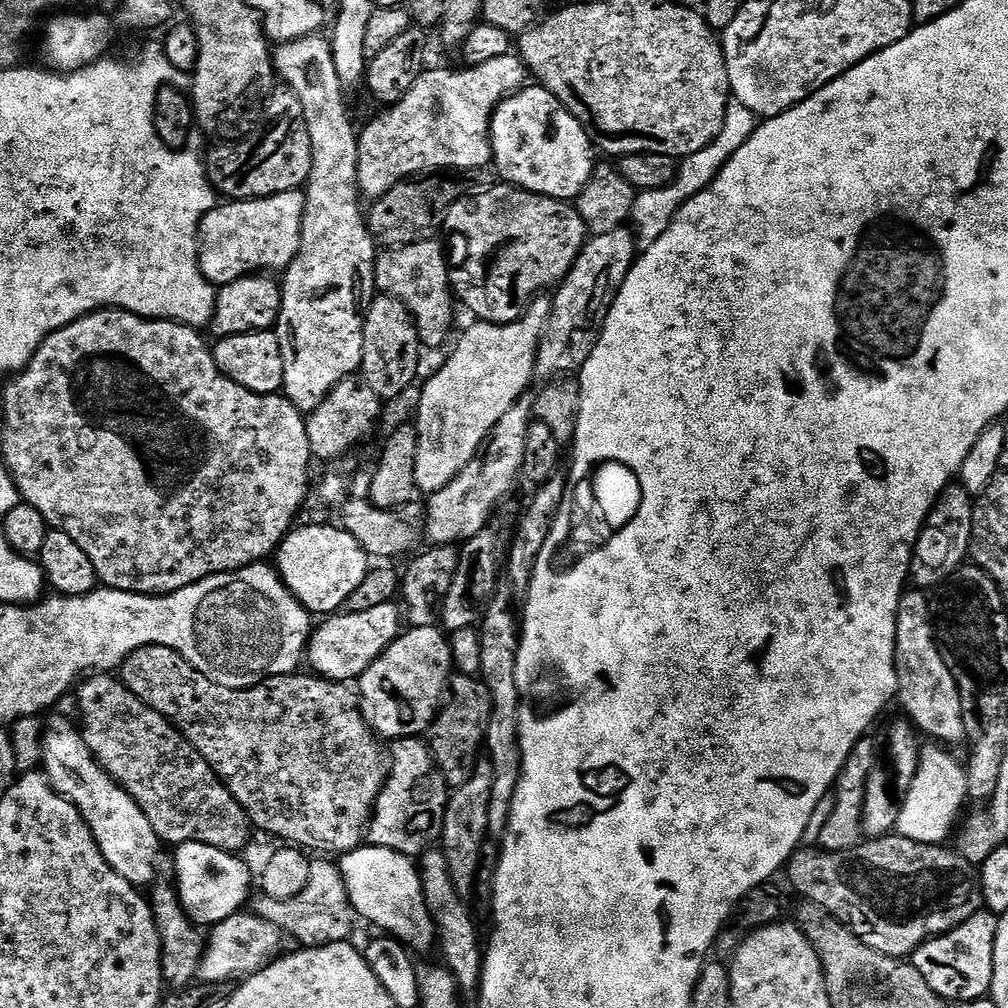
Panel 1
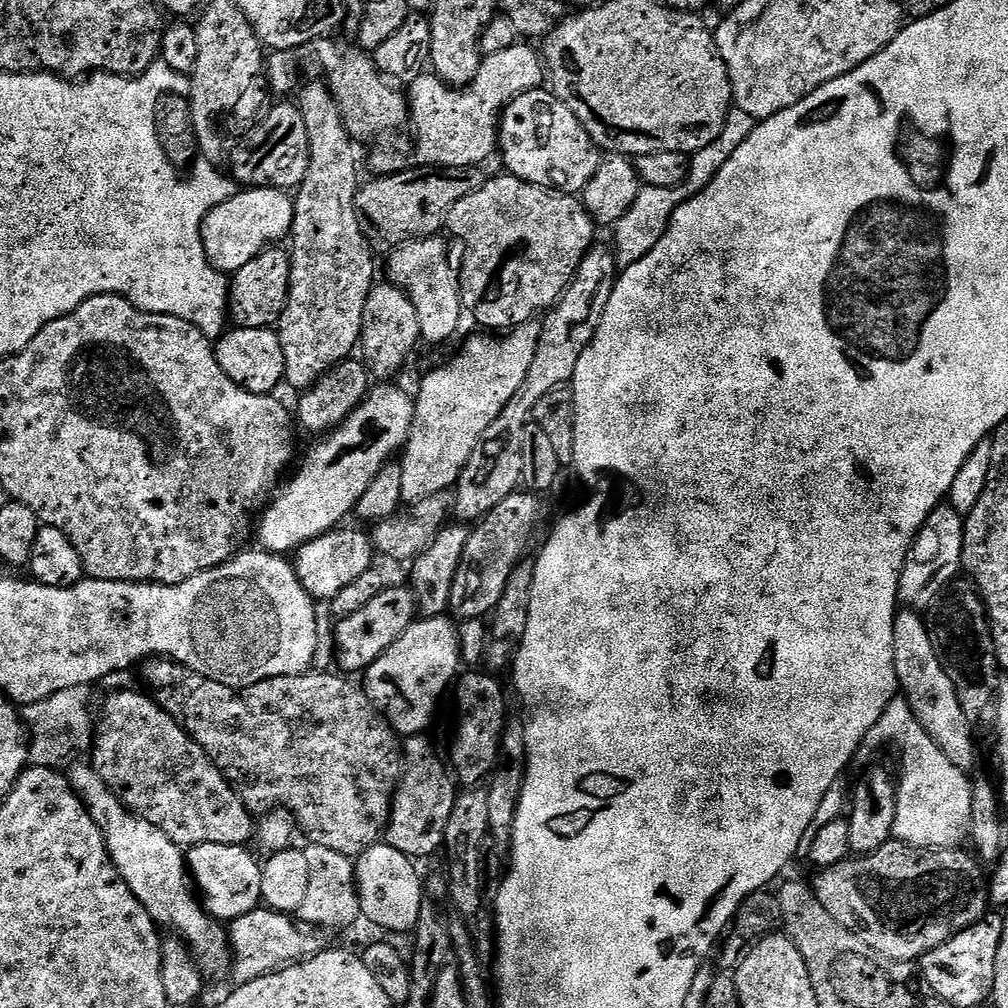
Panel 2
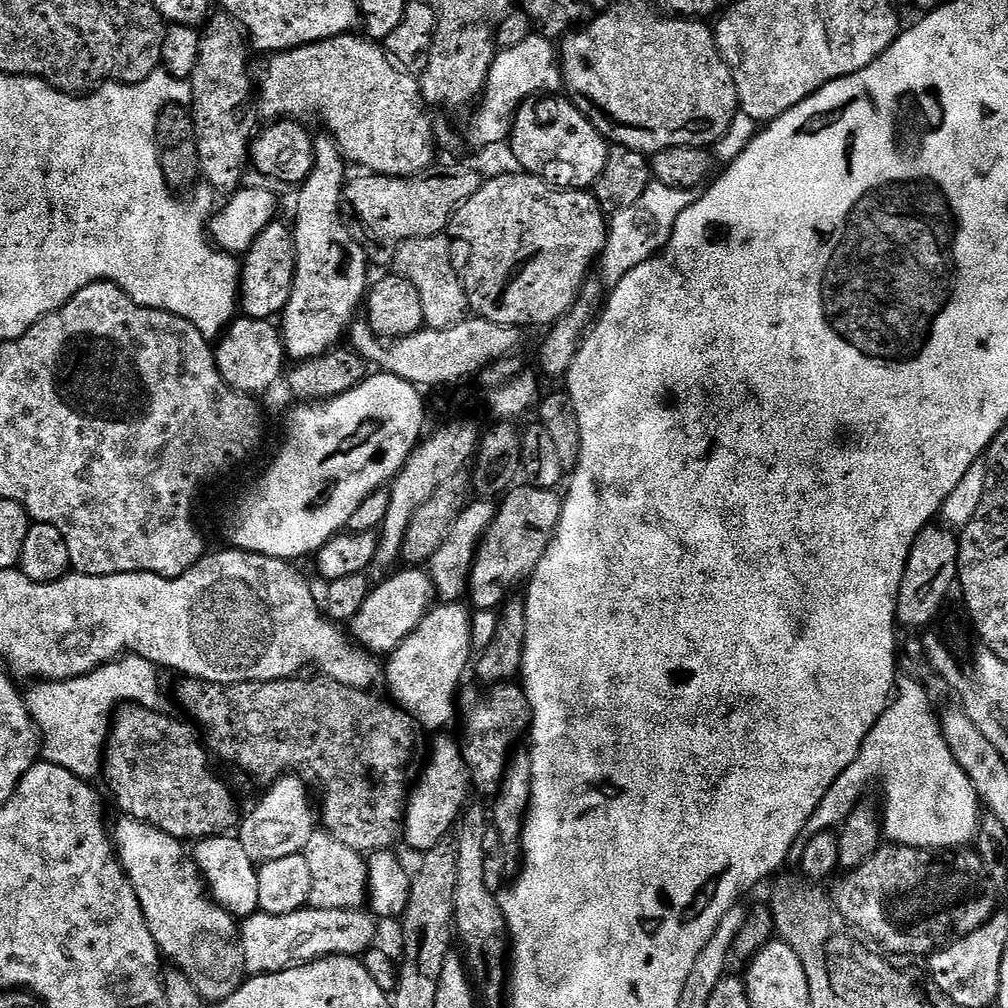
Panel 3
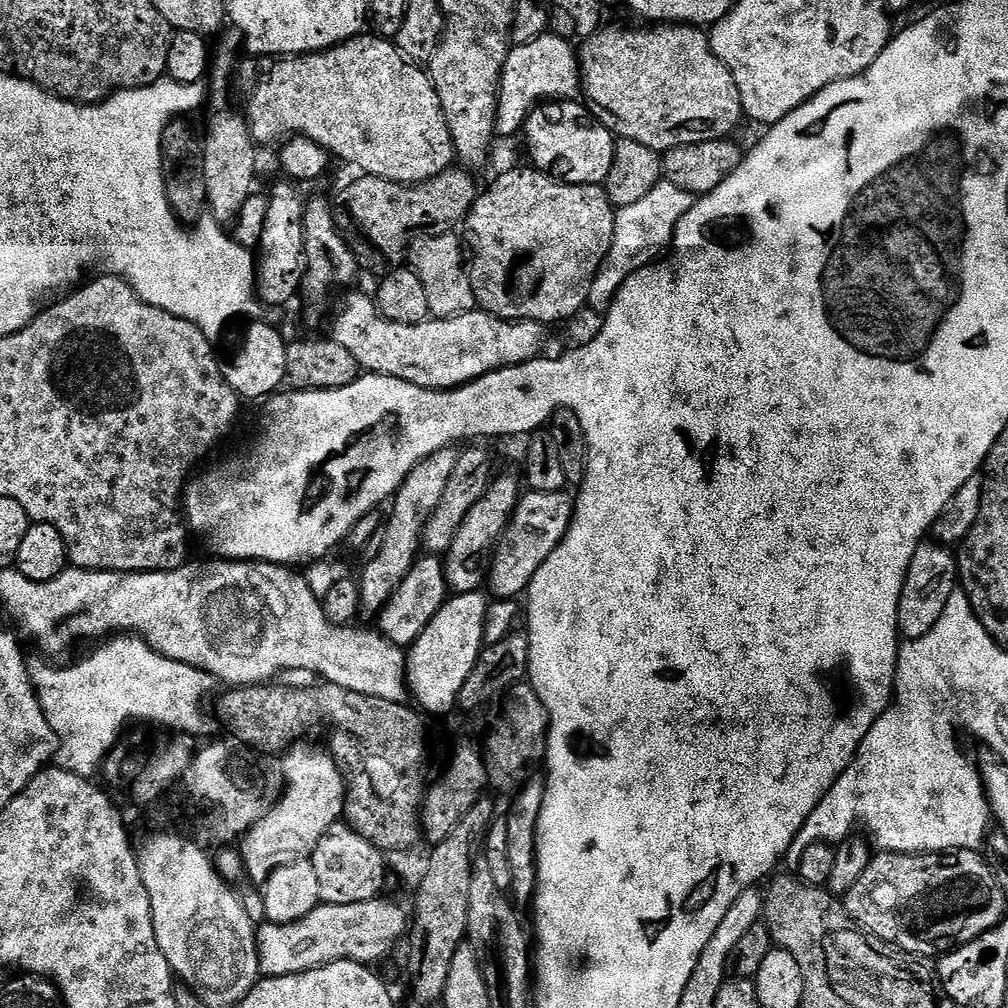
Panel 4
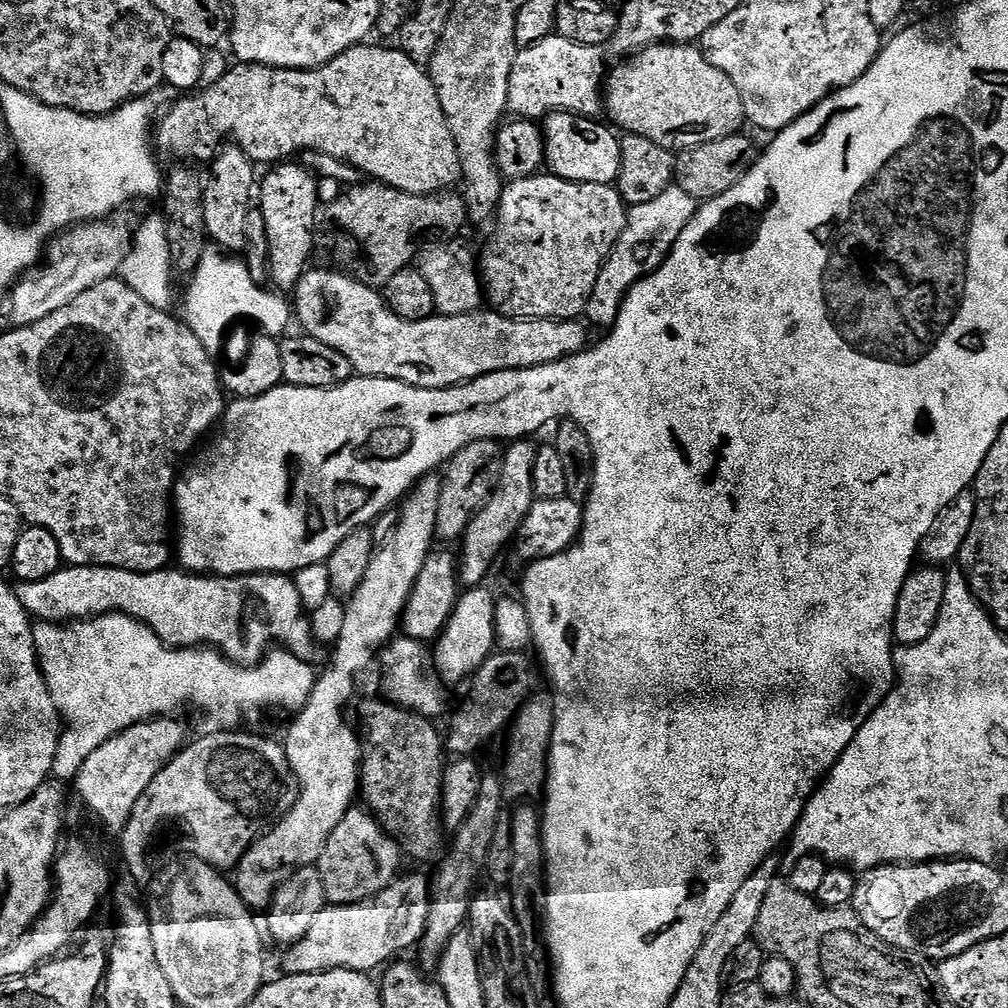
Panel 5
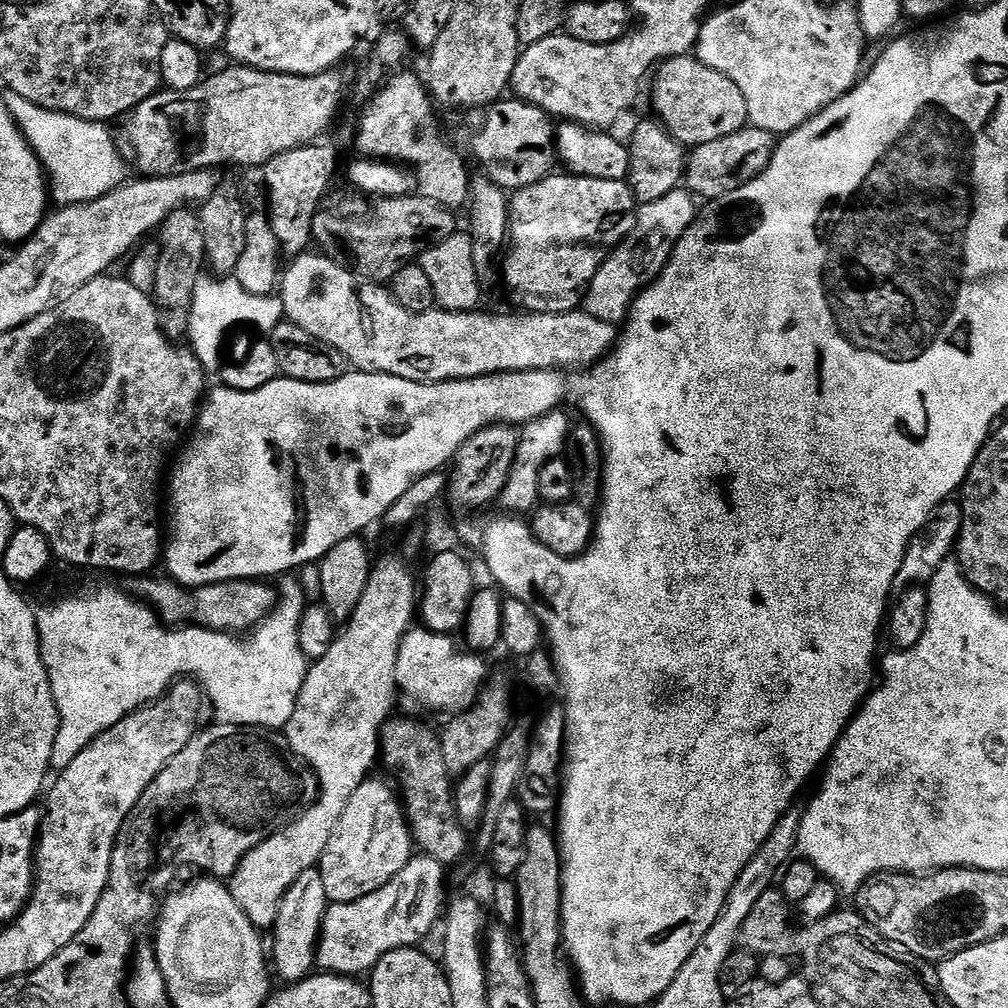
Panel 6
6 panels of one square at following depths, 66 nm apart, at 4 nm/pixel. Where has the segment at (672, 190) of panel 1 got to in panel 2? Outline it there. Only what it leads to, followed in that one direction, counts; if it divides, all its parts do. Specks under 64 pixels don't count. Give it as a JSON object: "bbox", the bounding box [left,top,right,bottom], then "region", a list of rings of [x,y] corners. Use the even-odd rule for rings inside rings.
{"bbox":[614,107,757,269],"region":[[[733,107],[731,114],[726,118],[726,126],[722,126],[722,134],[718,134],[718,138],[710,142],[710,146],[702,146],[702,150],[691,153],[686,182],[682,182],[677,188],[641,187],[638,198],[634,198],[634,206],[630,206],[630,210],[626,210],[626,214],[614,226],[614,251],[617,265],[621,269],[646,258],[646,254],[650,254],[650,250],[658,246],[662,234],[666,234],[668,223],[672,221],[676,208],[682,206],[691,196],[699,194],[706,186],[710,186],[710,182],[714,182],[718,170],[722,170],[722,166],[730,162],[730,154],[734,154],[734,150],[738,150],[738,146],[742,146],[742,142],[750,138],[757,123],[750,114],[746,114],[741,108]]]}

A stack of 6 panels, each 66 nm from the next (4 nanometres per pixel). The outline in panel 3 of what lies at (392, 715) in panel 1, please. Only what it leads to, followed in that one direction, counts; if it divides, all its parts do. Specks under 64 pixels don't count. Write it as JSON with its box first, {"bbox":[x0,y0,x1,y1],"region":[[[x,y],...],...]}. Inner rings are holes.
{"bbox":[382,602,474,730],"region":[[[457,602],[455,604],[441,604],[437,603],[435,607],[433,607],[431,610],[428,611],[426,614],[426,618],[424,621],[420,623],[418,626],[418,630],[414,630],[414,634],[410,634],[410,638],[406,638],[406,642],[402,642],[402,646],[398,646],[395,648],[392,653],[387,657],[386,660],[386,667],[383,669],[382,676],[383,679],[386,681],[388,679],[388,692],[387,695],[391,697],[391,699],[394,701],[397,708],[401,708],[402,711],[405,712],[406,715],[412,717],[413,721],[417,725],[420,724],[424,728],[440,728],[436,730],[444,730],[447,728],[444,728],[447,726],[448,723],[452,720],[452,715],[457,715],[458,712],[458,693],[461,691],[462,683],[460,684],[460,679],[464,676],[464,671],[469,671],[470,668],[470,661],[473,659],[474,653],[472,650],[472,638],[471,638],[471,626],[472,626],[472,612],[469,611],[467,608],[463,608],[463,603]]]}

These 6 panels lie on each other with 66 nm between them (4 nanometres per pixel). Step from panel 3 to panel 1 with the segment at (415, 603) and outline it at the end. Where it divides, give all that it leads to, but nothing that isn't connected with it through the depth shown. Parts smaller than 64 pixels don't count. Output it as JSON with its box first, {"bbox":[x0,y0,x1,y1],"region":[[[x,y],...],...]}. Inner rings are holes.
{"bbox":[306,602,402,682],"region":[[[393,602],[374,606],[374,610],[365,612],[341,611],[329,615],[315,625],[308,637],[306,664],[309,664],[315,675],[325,680],[337,682],[356,682],[365,670],[372,665],[381,654],[400,637],[402,631],[402,608]]]}

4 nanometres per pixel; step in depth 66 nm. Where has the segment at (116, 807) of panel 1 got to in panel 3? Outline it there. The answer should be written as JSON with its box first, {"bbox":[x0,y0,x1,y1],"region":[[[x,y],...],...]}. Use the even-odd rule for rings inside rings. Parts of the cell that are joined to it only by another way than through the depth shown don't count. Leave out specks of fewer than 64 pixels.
{"bbox":[114,815,246,1002],"region":[[[121,815],[119,819],[114,824],[114,846],[118,851],[120,864],[138,894],[138,902],[146,914],[146,922],[154,934],[154,942],[160,947],[161,953],[167,959],[169,956],[171,963],[182,969],[190,982],[194,982],[204,1001],[215,1002],[230,998],[230,994],[237,992],[246,979],[244,948],[240,945],[240,924],[237,918],[217,904],[211,895],[206,894],[205,880],[200,875],[199,866],[181,841],[175,840],[154,825],[144,824],[129,816]]]}

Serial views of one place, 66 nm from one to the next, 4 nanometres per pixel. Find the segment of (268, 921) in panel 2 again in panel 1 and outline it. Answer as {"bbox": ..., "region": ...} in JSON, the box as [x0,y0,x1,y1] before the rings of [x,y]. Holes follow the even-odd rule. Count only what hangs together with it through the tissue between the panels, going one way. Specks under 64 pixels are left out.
{"bbox":[199,910,286,986],"region":[[[241,910],[225,921],[218,922],[210,934],[212,937],[207,937],[204,957],[200,963],[199,979],[213,986],[224,986],[227,980],[235,976],[244,978],[262,971],[281,955],[280,947],[286,941],[285,933],[278,926],[248,910]]]}

